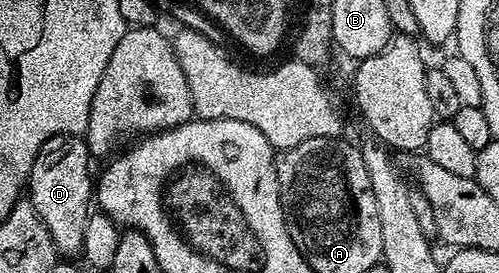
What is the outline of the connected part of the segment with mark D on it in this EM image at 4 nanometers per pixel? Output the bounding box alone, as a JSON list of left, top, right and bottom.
[28,134,96,256]

